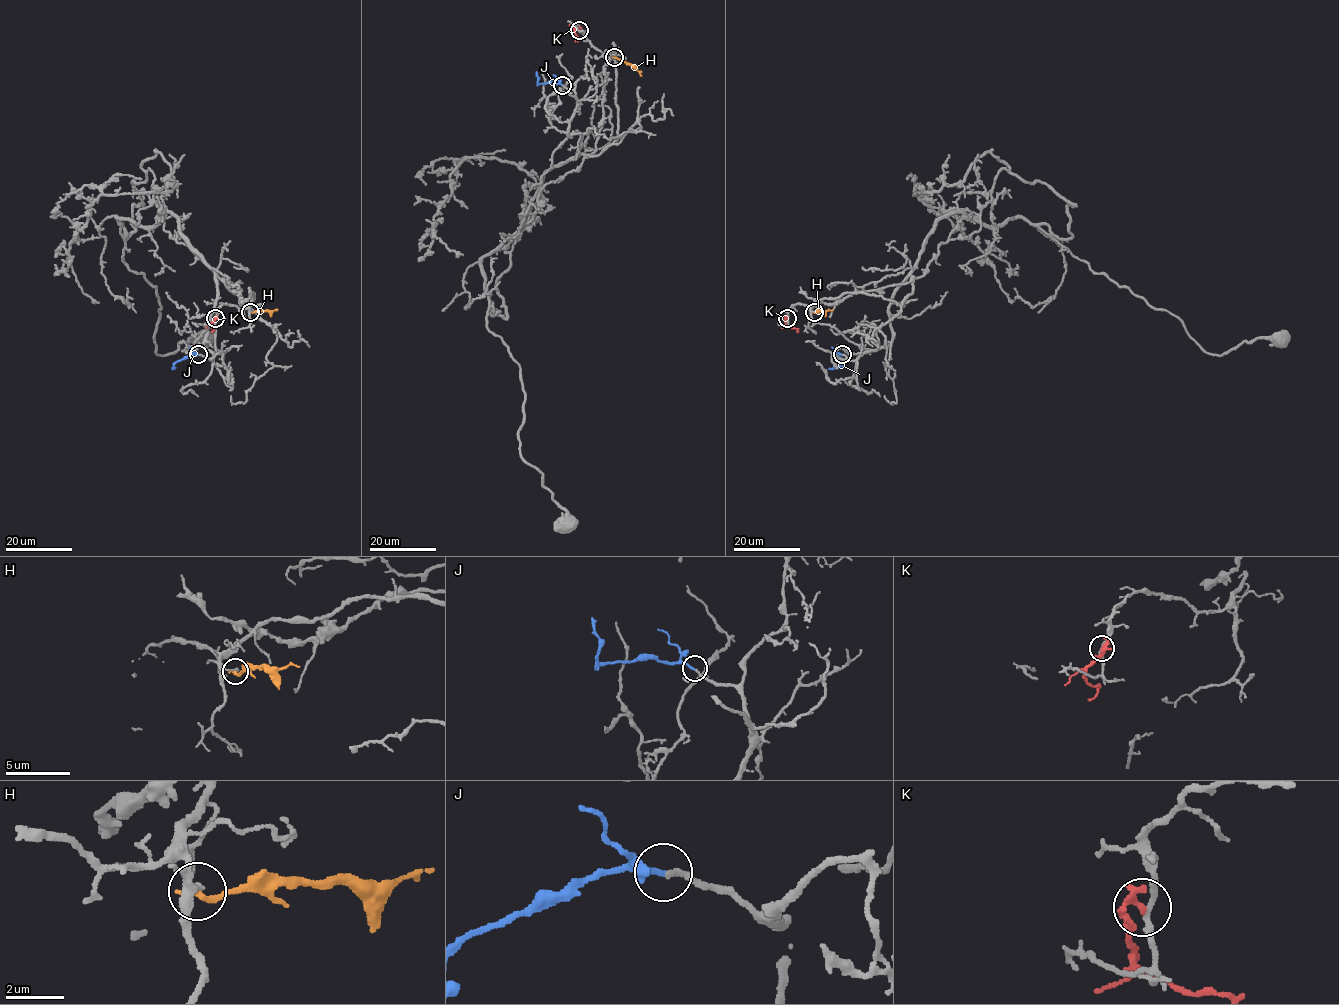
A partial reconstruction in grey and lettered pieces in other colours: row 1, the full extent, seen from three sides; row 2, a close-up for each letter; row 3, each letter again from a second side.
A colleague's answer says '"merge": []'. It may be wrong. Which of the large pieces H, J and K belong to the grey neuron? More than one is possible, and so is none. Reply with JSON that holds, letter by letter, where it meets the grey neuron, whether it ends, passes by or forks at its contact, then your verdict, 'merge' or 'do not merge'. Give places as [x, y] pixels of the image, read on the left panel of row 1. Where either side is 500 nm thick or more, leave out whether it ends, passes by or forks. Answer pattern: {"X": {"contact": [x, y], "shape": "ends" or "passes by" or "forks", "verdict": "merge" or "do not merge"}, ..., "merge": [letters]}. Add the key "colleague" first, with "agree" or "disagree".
{"colleague": "disagree", "H": {"contact": [250, 312], "shape": "ends", "verdict": "do not merge"}, "J": {"contact": [198, 354], "shape": "ends", "verdict": "merge"}, "K": {"contact": [215, 318], "shape": "ends", "verdict": "do not merge"}, "merge": ["J"]}

